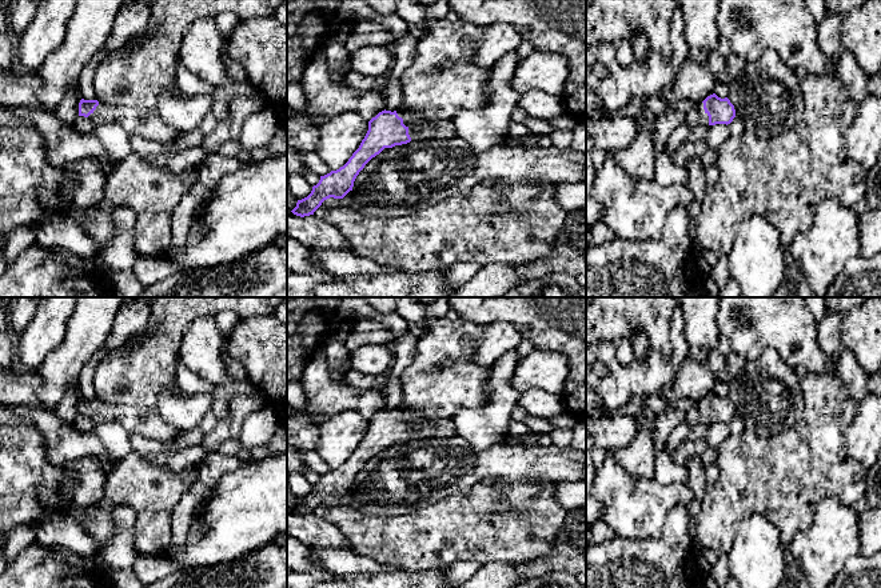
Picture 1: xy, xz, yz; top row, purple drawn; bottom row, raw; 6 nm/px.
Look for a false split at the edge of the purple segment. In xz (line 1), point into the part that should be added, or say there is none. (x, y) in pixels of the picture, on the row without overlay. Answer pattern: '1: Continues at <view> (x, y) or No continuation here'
1: Continues at xz (418, 427)

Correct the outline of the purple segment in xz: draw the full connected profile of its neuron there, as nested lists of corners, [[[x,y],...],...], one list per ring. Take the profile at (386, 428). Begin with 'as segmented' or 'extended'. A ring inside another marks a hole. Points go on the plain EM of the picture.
extended; [[[382,409],[368,420],[368,429],[359,447],[348,460],[336,469],[320,475],[311,492],[298,499],[291,509],[304,516],[314,513],[322,501],[330,496],[343,497],[352,489],[354,480],[364,464],[384,447],[407,443],[416,439],[453,437],[457,436],[457,427],[453,419],[430,421],[418,413],[402,409]]]

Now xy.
extended; [[[81,397],[79,415],[89,416],[96,424],[103,421],[119,423],[129,436],[139,435],[164,444],[180,436],[180,431],[170,427],[156,408],[112,404]]]

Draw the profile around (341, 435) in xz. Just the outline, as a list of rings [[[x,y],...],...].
[[[339,412],[319,425],[320,439],[316,452],[331,469],[336,469],[359,447],[367,429],[368,420],[359,412]]]

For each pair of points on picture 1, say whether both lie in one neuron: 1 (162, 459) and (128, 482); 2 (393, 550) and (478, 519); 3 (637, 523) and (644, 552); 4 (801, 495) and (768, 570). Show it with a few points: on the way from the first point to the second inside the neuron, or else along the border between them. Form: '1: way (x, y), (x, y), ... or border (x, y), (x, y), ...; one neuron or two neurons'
1: border (143, 456), (171, 470), (187, 468); two neurons
2: way (414, 542), (438, 536), (457, 528); one neuron
3: border (665, 519), (662, 532), (657, 538), (618, 536); two neurons
4: border (762, 515), (774, 527), (782, 543); two neurons

